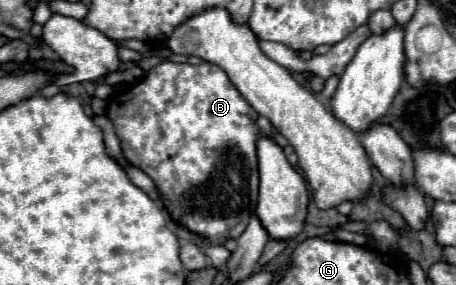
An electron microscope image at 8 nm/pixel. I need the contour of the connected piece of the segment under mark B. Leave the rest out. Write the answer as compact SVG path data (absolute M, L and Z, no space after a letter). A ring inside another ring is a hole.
M160 62L124 94L112 98L108 106L106 116L112 120L118 138L122 140L124 156L132 166L138 166L154 180L172 220L210 244L224 244L228 238L238 238L244 232L258 198L256 142L262 132L256 124L258 112L242 98L222 68L208 62L198 66Z

